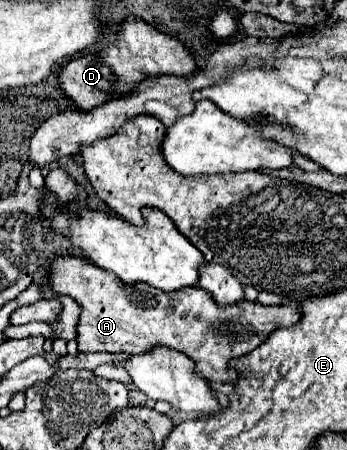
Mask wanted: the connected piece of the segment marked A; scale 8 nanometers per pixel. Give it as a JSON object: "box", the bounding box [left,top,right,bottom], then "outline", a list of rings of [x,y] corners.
{"box":[49,256,301,382],"outline":[[[55,256],[49,260],[49,282],[55,294],[69,296],[81,306],[77,324],[79,352],[143,354],[155,344],[163,344],[195,360],[195,372],[211,382],[235,382],[237,374],[227,368],[231,358],[249,354],[275,328],[293,326],[301,320],[299,310],[289,306],[263,306],[249,300],[231,306],[215,304],[211,294],[199,286],[181,288],[179,292],[159,292],[149,284],[127,286],[113,272],[75,256]]]}

